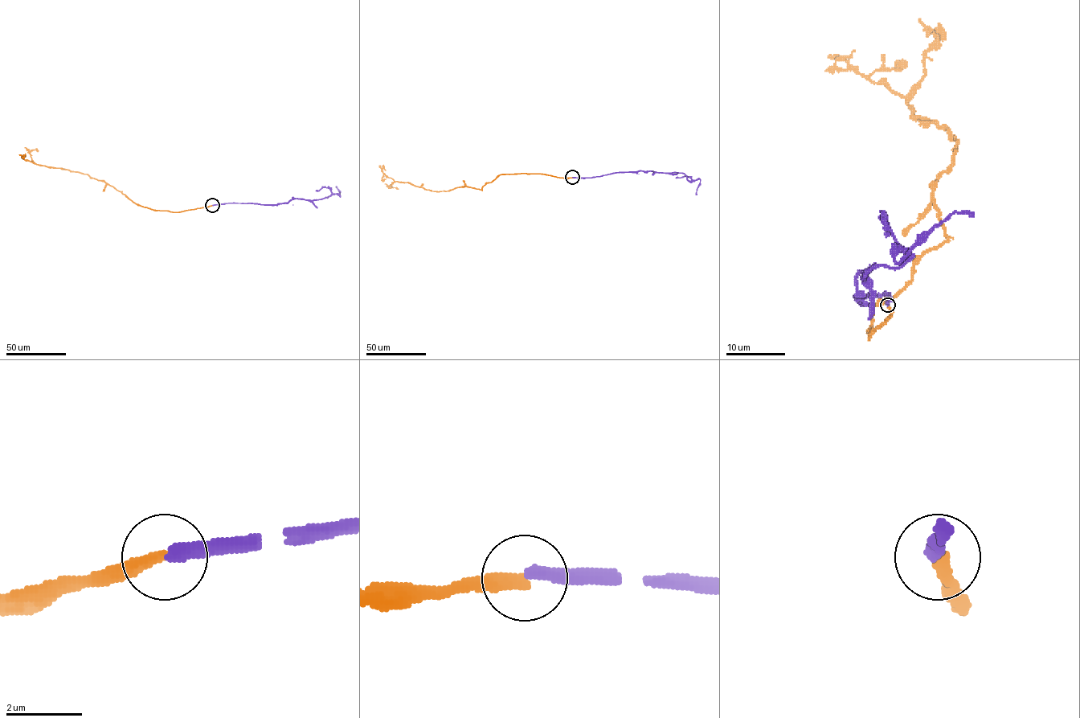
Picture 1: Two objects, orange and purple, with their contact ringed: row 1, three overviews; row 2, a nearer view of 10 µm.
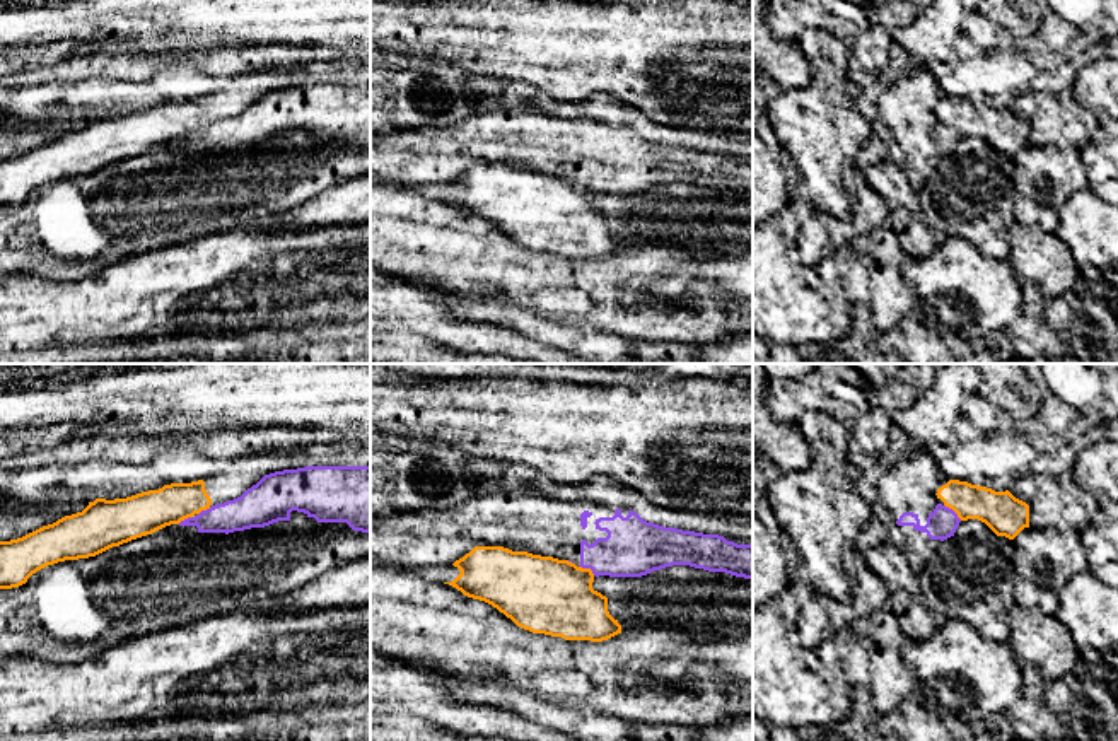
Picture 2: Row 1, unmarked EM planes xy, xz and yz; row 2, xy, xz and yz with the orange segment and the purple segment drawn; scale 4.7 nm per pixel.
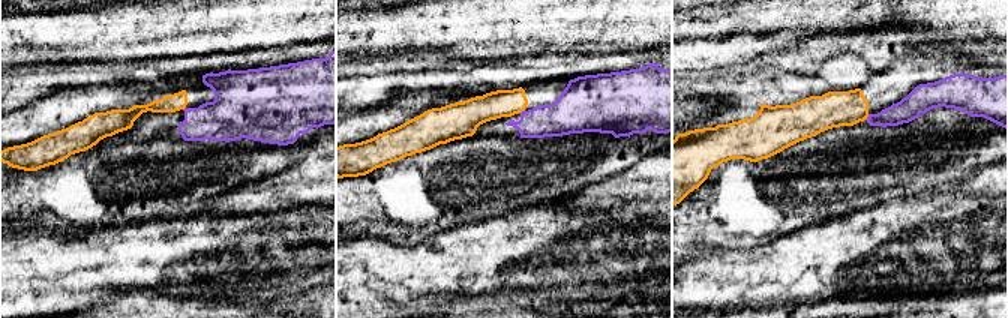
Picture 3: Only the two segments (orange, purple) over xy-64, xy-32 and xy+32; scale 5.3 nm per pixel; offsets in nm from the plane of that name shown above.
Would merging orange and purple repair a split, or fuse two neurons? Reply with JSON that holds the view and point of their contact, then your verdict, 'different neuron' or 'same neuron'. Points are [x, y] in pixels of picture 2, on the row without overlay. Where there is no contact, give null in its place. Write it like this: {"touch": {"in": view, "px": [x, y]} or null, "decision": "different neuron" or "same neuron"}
{"touch": {"in": "yz", "px": [953, 127]}, "decision": "different neuron"}

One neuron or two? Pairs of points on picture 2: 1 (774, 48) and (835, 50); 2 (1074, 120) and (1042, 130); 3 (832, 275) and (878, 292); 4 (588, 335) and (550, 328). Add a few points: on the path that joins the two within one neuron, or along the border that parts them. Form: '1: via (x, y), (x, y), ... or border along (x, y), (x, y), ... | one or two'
1: border along (796, 40), (813, 72) | two
2: via (1065, 127), (1050, 127) | one
3: via (838, 287), (844, 292), (866, 292) | one
4: via (579, 335), (558, 333) | one

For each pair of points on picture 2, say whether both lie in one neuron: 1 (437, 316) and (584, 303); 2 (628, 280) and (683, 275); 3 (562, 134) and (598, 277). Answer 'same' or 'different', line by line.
1: different
2: different
3: different

